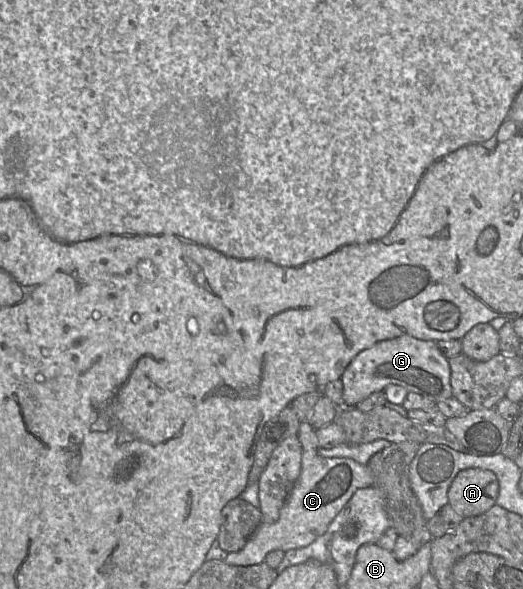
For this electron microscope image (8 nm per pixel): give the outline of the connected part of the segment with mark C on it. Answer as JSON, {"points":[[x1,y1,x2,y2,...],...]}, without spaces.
{"points":[[302,421,297,436,302,445,301,473,295,482,290,495,280,510,278,520,273,524,261,523,245,546,237,551,228,553,225,563,235,566,249,566,265,562,266,555,273,550,284,552,301,548,312,543,316,538,326,532,329,524,349,501,357,489,375,485,374,476,368,465,363,465,350,458,323,457,318,454,318,441,316,429,308,421]]}

